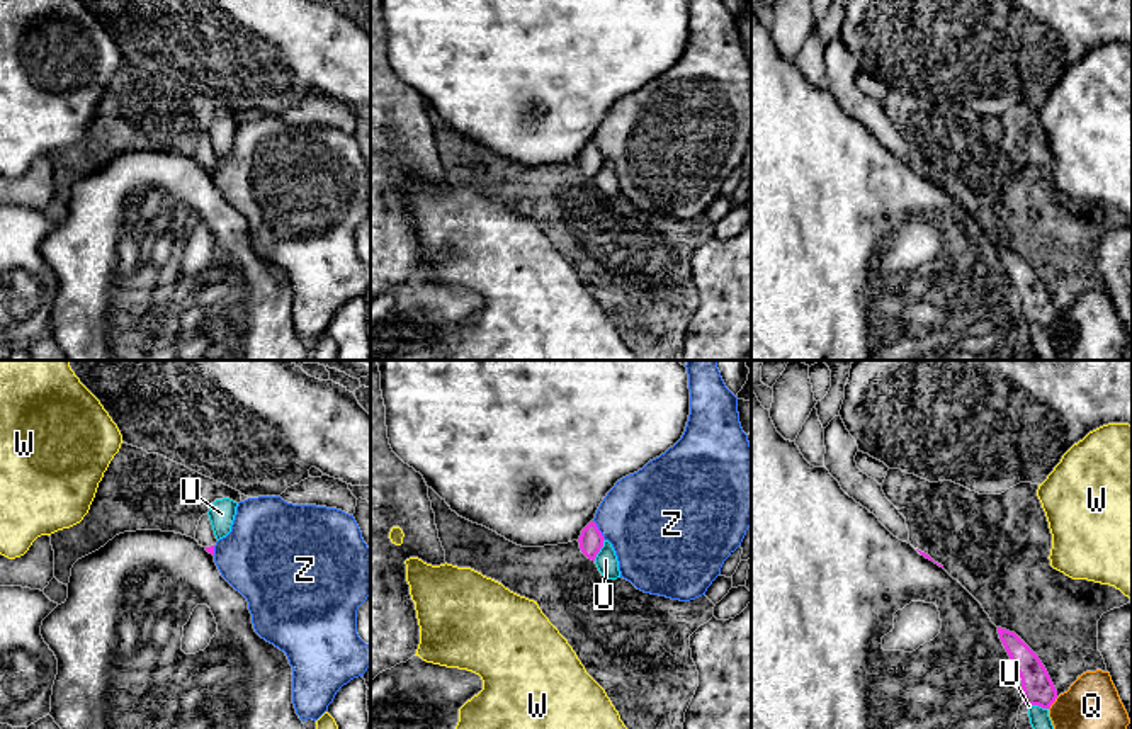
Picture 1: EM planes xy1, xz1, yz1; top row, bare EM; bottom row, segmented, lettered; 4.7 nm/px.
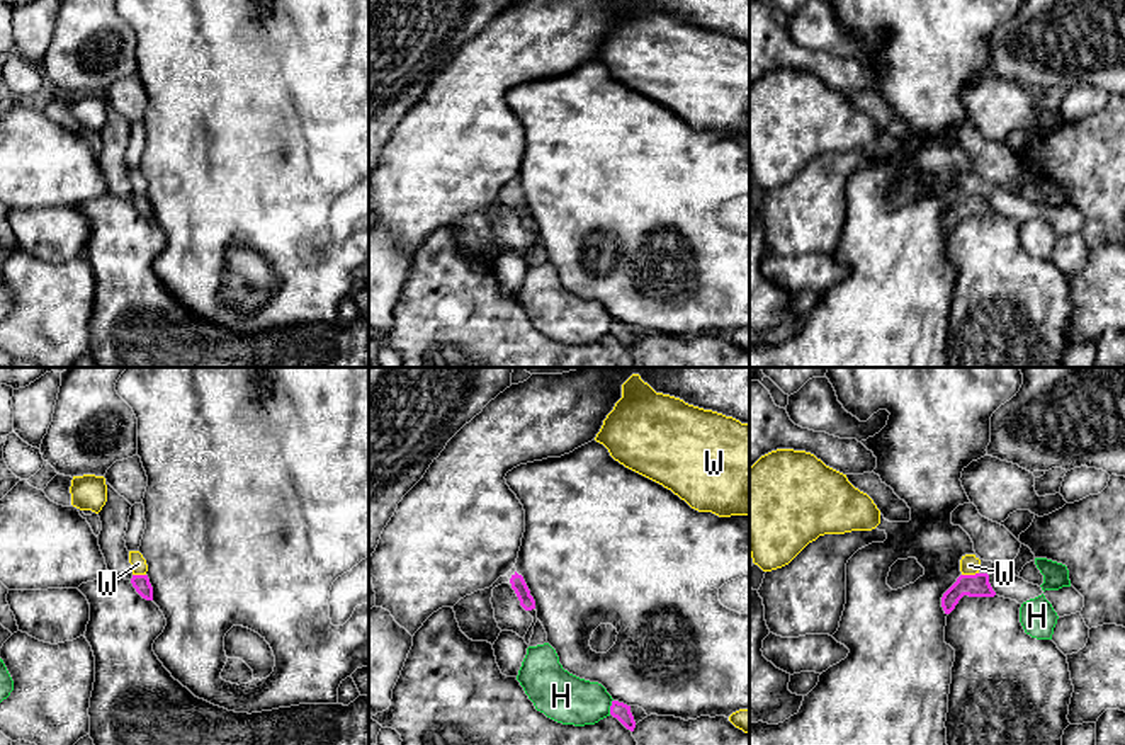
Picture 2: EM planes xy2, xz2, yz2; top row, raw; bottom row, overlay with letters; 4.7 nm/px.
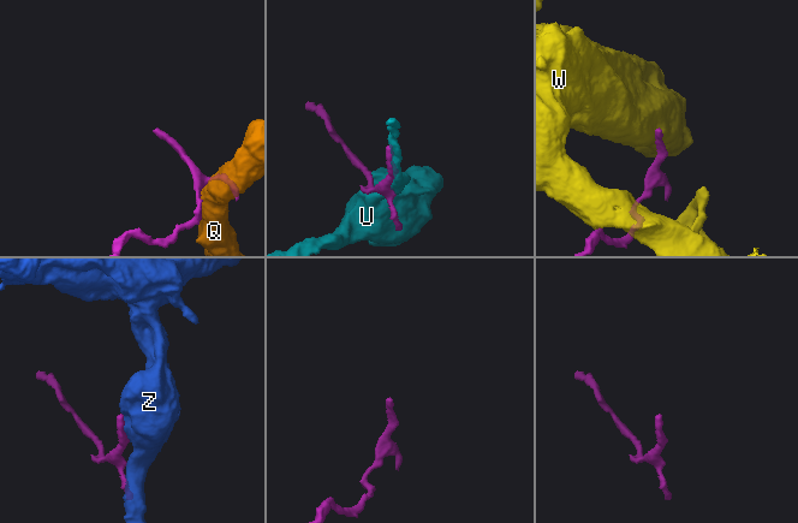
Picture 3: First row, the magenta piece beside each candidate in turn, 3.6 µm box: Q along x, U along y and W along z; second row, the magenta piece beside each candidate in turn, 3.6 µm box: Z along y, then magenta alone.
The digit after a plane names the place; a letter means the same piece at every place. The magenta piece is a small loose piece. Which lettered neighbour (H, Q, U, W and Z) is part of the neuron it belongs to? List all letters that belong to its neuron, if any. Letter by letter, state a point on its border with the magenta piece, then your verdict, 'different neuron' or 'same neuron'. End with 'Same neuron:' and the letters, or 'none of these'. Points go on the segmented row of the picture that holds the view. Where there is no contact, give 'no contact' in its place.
H: xz2 (610, 706) | different neuron
Q: yz1 (1052, 702) | different neuron
U: xz1 (599, 549) | different neuron
W: yz2 (969, 575) | different neuron
Z: xz1 (599, 531) | different neuron
Same neuron: none of these

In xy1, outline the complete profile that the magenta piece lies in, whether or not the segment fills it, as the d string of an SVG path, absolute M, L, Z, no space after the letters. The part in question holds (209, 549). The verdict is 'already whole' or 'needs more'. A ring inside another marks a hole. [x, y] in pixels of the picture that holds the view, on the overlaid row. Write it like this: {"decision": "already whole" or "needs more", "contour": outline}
{"decision": "needs more", "contour": "M202 515L195 530L195 540L202 545L209 554L214 556L214 545L218 542L209 515Z"}

